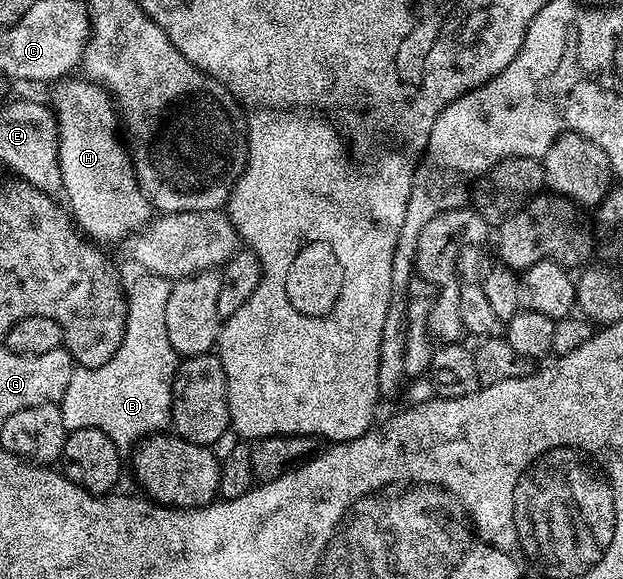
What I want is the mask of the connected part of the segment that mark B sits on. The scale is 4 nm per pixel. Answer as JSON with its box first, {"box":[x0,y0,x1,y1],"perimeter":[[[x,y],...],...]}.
{"box":[59,272,179,451],"perimeter":[[[142,272],[127,289],[127,327],[123,343],[107,363],[94,369],[74,368],[71,383],[59,402],[63,415],[63,427],[67,431],[75,429],[98,429],[103,431],[122,451],[129,451],[144,437],[170,428],[173,420],[173,377],[177,374],[179,358],[167,339],[167,295],[171,288],[168,277]]]}

